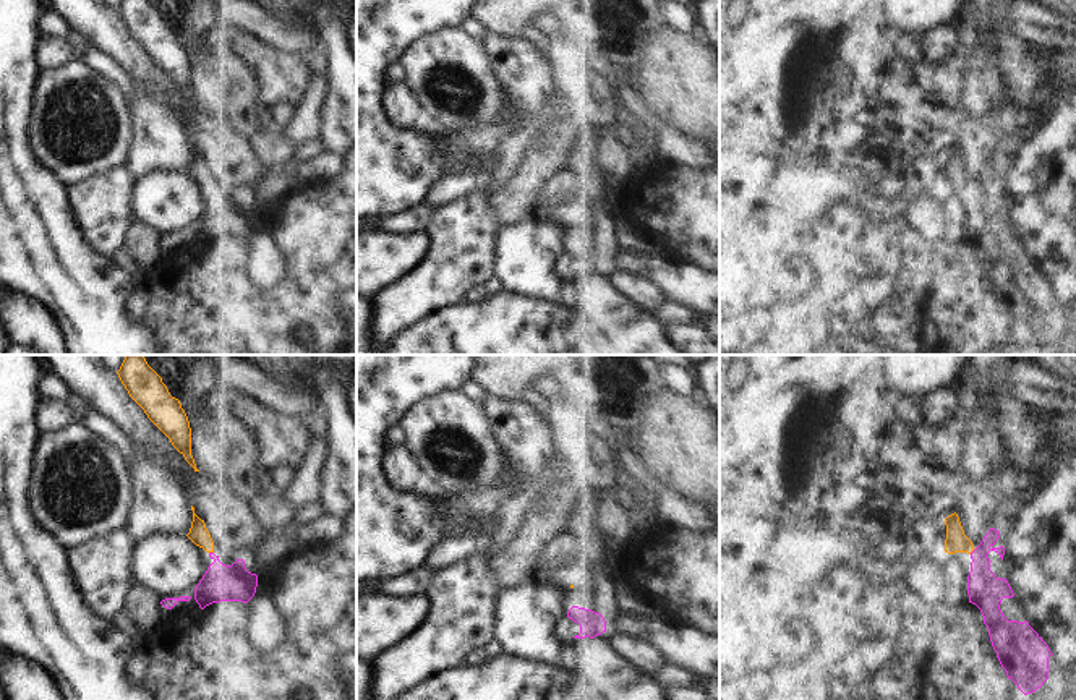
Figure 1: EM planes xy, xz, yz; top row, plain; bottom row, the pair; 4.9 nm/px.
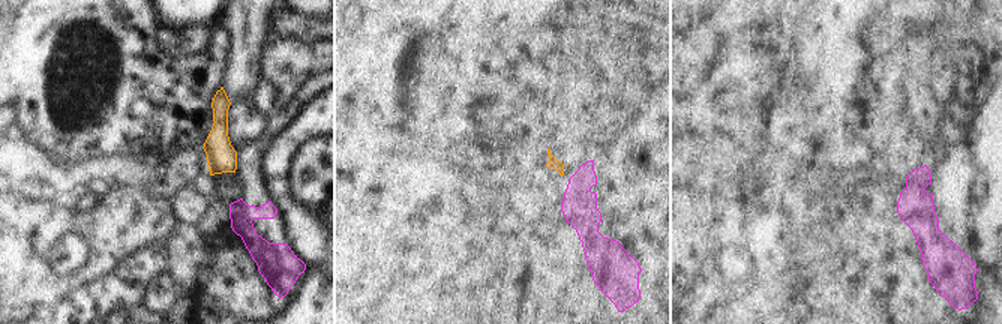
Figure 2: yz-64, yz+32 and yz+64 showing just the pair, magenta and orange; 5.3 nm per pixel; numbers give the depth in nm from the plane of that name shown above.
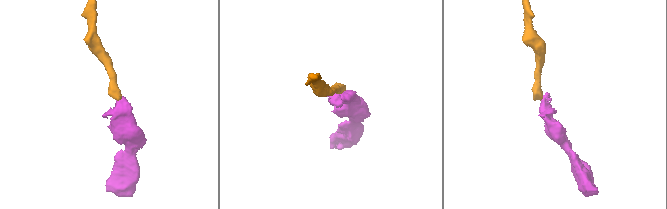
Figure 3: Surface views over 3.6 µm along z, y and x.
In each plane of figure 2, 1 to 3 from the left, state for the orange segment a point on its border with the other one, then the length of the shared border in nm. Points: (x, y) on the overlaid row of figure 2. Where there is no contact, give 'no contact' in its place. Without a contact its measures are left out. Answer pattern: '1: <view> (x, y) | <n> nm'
1: no contact
2: no contact
3: no contact

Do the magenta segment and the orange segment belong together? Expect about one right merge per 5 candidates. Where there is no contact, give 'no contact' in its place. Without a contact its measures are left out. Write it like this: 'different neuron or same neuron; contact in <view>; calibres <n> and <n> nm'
same neuron; contact in xy; calibres 180 and 100 nm

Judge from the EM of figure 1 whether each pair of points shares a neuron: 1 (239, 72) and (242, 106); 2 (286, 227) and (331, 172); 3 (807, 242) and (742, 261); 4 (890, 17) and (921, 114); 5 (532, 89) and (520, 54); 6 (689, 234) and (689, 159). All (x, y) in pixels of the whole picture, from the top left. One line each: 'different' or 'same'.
1: same
2: different
3: same
4: different
5: same
6: different

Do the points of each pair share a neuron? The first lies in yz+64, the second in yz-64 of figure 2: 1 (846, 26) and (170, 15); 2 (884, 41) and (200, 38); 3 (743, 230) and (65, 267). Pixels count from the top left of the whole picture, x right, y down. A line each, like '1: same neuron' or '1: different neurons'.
1: same neuron
2: same neuron
3: different neurons

